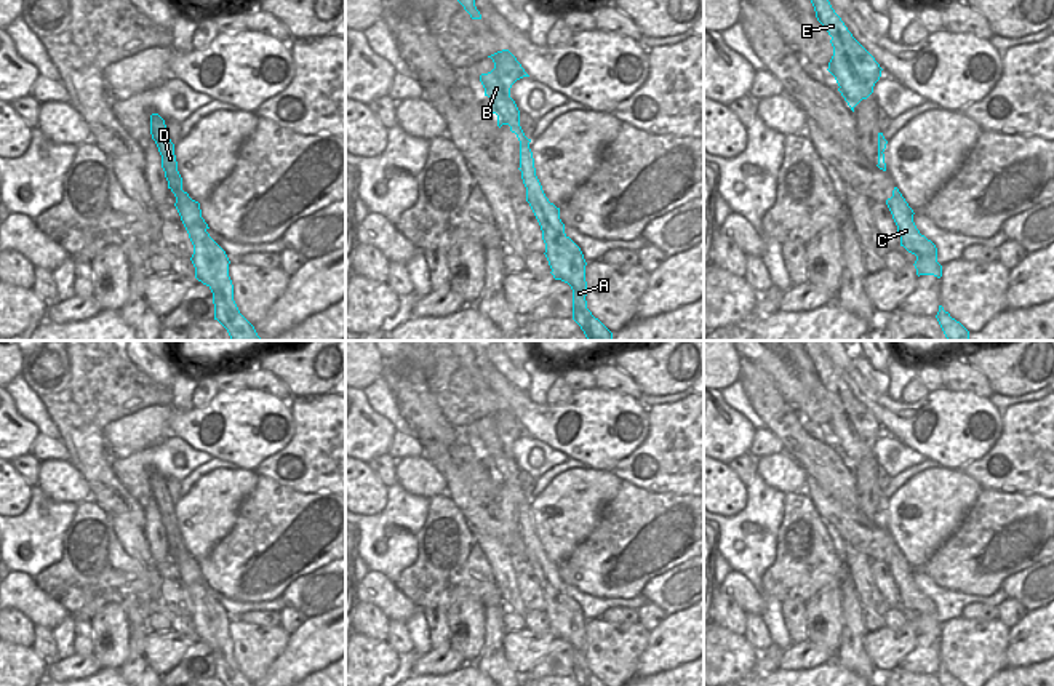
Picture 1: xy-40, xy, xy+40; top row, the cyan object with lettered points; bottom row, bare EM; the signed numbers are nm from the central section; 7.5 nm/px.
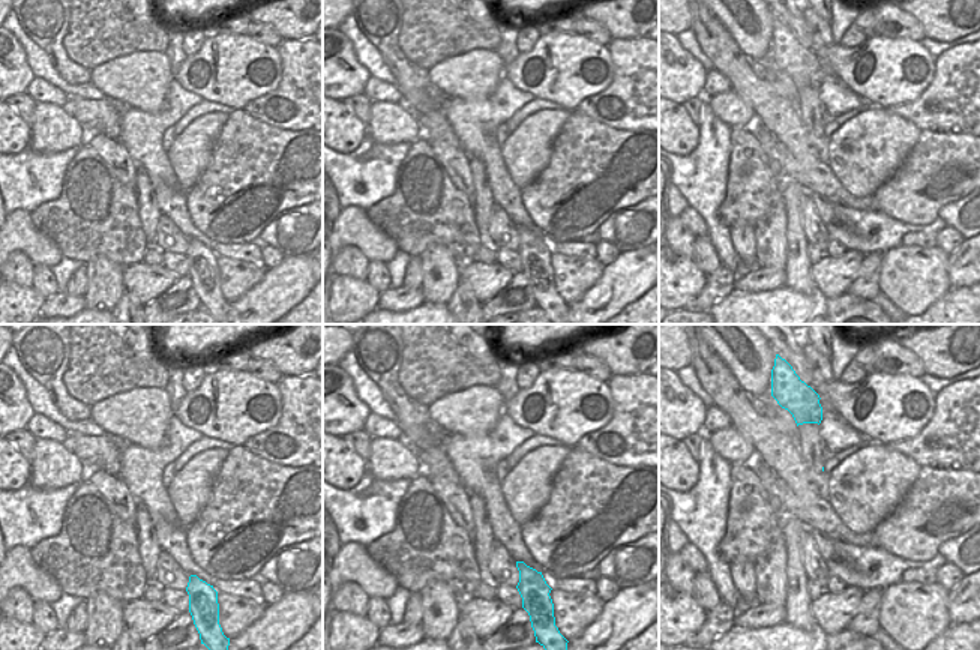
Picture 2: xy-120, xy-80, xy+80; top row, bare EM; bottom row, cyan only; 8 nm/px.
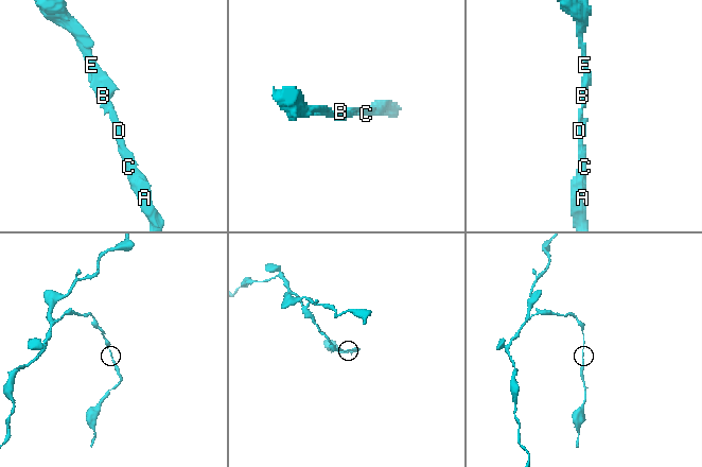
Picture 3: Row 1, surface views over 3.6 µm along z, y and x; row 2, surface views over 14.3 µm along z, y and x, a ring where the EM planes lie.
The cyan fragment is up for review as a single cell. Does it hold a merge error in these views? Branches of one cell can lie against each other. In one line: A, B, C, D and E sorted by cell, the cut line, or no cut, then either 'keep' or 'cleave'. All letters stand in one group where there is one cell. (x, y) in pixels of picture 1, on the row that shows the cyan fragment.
groups A B C D E; cut none; keep

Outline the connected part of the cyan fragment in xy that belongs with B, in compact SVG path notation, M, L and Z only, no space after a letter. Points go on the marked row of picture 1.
M502 50L488 56L494 69L480 75L485 96L491 99L489 112L497 115L497 126L509 125L520 141L520 171L529 203L542 230L545 257L555 280L573 289L573 320L581 326L587 341L613 341L613 333L587 309L585 259L581 248L565 233L560 208L549 201L536 176L534 158L528 139L520 126L520 110L510 98L512 85L529 77L517 58Z

